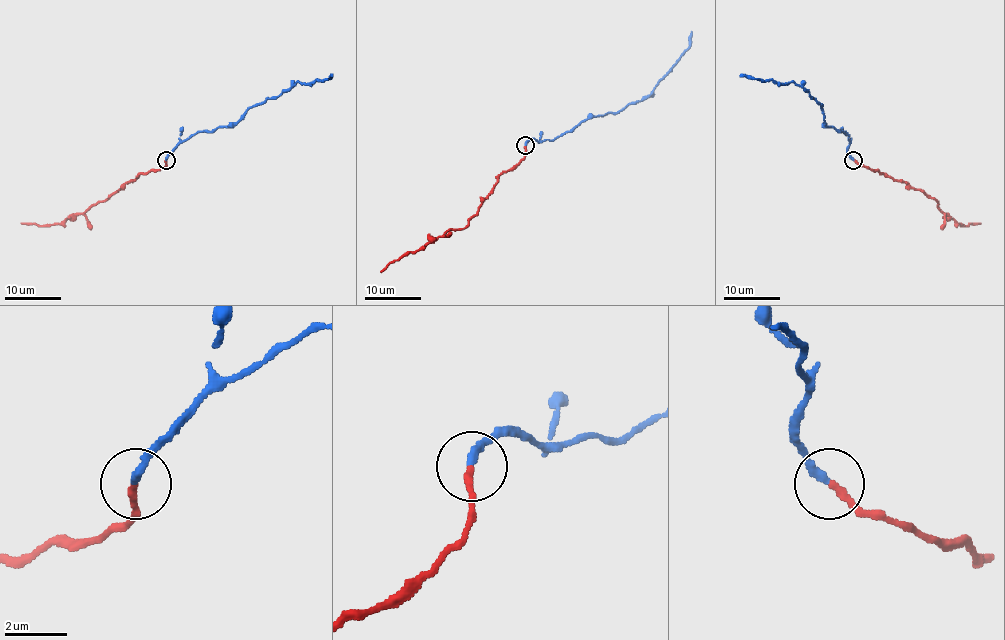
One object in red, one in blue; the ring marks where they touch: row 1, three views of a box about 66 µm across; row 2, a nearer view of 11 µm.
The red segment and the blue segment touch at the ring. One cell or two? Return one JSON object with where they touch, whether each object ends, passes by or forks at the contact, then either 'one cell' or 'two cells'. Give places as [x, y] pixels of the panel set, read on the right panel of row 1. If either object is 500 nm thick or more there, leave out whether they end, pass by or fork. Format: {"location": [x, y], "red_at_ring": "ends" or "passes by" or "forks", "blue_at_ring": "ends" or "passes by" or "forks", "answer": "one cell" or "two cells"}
{"location": [853, 160], "red_at_ring": "ends", "blue_at_ring": "ends", "answer": "two cells"}

